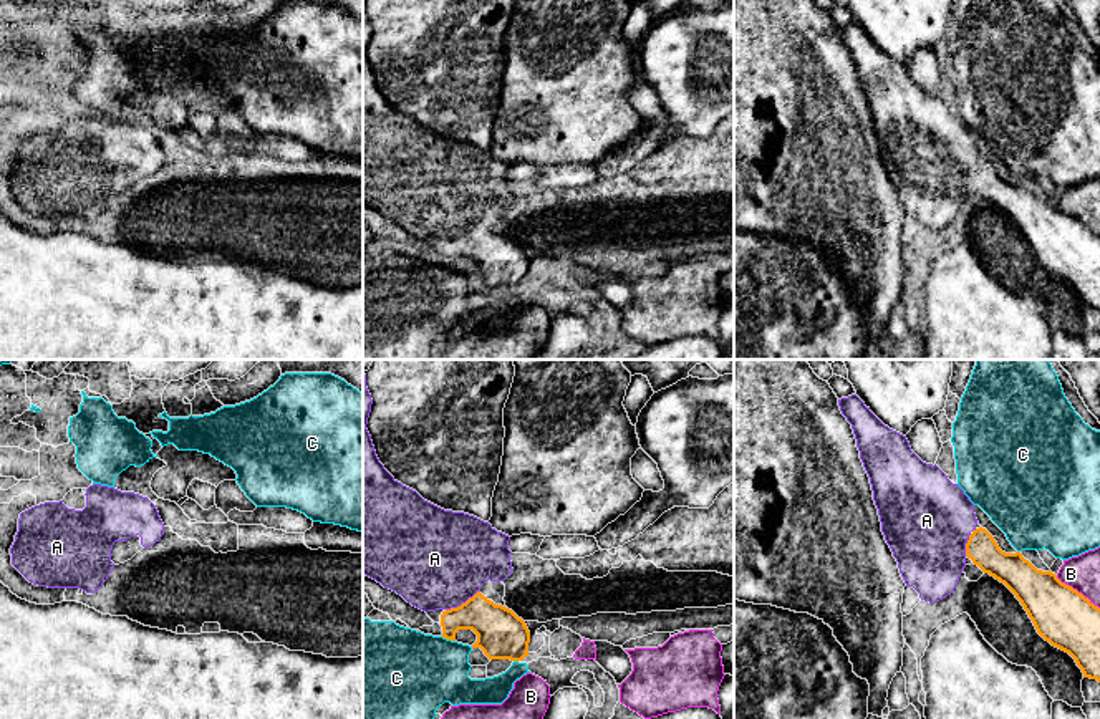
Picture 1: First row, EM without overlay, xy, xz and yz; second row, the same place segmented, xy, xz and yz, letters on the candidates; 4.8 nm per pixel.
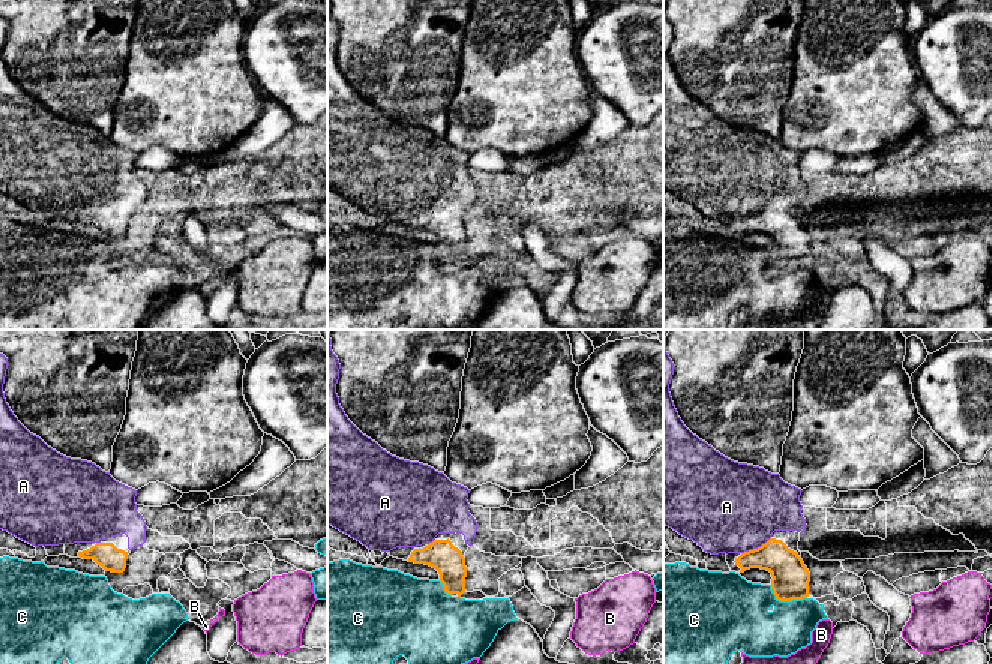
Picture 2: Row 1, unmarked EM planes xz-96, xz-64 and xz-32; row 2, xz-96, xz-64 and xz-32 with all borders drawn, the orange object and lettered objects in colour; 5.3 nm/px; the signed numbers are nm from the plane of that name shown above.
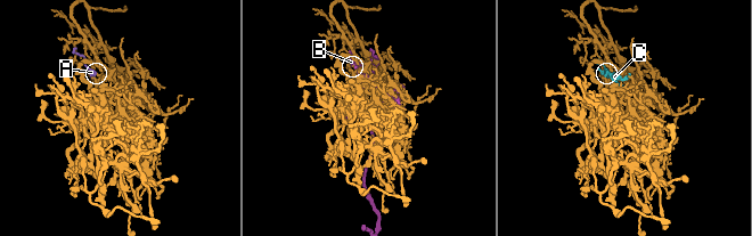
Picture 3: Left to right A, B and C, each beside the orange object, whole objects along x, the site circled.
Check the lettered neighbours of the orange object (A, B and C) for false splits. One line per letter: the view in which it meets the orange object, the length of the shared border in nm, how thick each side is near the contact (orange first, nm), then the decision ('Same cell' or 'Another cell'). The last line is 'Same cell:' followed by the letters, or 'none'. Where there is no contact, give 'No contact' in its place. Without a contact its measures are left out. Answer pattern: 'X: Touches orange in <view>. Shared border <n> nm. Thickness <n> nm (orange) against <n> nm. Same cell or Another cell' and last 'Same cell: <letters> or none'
A: Touches orange in xz. Shared border 190 nm. Thickness 240 nm (orange) against 480 nm. Same cell
B: Touches orange in yz. Shared border 280 nm. Thickness 280 nm (orange) against 170 nm. Another cell
C: Touches orange in xz. Shared border 80 nm. Thickness 220 nm (orange) against 420 nm. Another cell
Same cell: A

